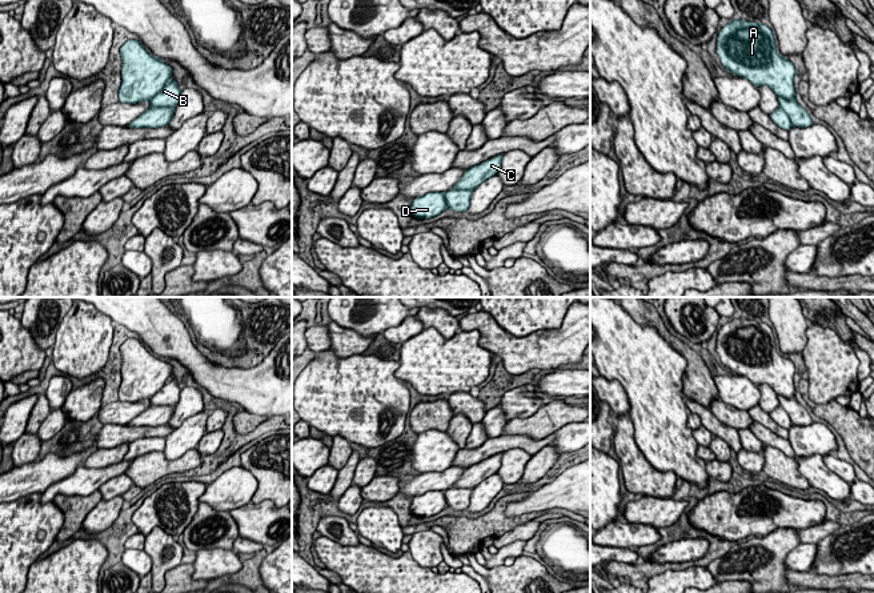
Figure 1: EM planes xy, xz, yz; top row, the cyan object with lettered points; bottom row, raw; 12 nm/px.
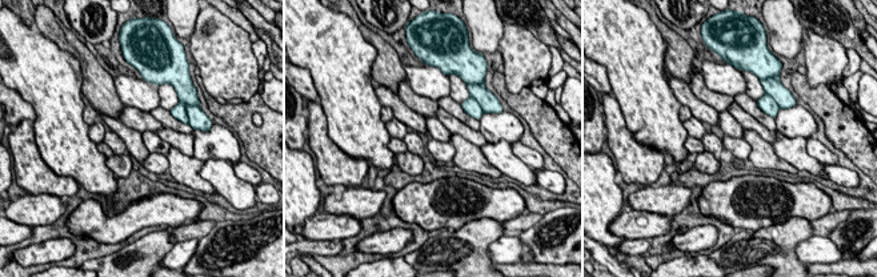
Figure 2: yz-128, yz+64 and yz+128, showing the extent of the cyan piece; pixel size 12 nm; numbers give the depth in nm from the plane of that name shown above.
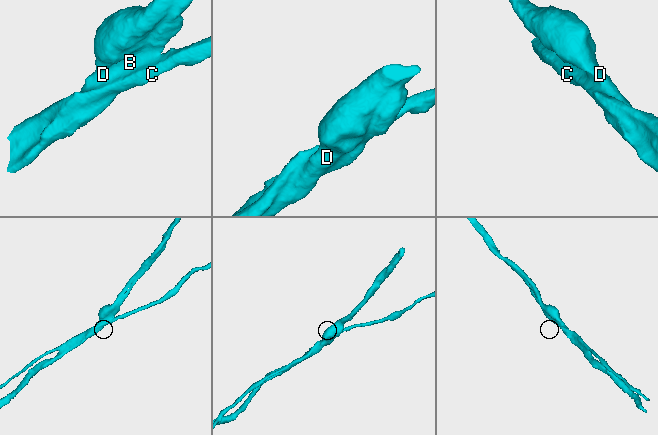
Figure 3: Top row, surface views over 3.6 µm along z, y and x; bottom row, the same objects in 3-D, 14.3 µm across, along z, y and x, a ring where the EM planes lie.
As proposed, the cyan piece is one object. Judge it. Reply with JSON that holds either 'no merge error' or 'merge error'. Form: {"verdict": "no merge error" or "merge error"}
{"verdict": "merge error"}

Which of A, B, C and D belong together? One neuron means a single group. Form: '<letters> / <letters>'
A B D / C

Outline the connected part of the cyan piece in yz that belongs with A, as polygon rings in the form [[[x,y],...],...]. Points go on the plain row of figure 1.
[[[746,318],[727,321],[717,334],[717,353],[731,373],[749,378],[755,386],[767,384],[794,425],[806,426],[813,422],[795,398],[795,365],[777,352],[767,324]]]

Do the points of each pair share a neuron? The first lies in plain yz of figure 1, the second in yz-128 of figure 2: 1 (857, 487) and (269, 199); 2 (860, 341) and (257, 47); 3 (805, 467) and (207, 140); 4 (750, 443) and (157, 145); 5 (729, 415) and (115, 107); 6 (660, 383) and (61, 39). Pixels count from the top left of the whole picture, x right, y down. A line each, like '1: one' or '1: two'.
1: one
2: two
3: one
4: one
5: two
6: two

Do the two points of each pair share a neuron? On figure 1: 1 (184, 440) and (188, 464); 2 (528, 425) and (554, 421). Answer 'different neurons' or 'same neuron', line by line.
1: different neurons
2: same neuron

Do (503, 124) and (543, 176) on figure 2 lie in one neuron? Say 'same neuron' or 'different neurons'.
different neurons

